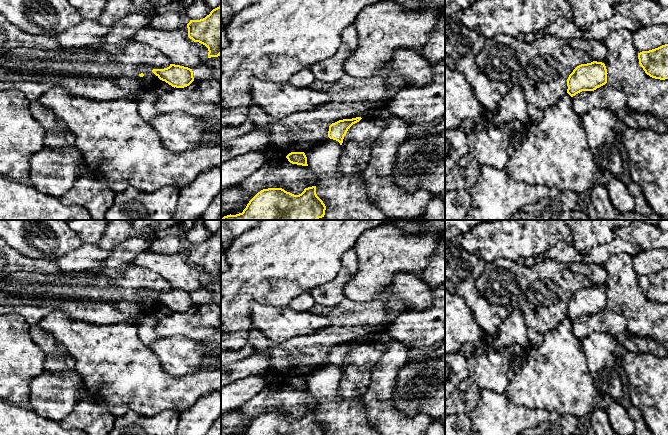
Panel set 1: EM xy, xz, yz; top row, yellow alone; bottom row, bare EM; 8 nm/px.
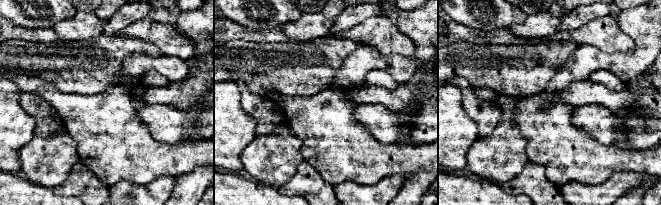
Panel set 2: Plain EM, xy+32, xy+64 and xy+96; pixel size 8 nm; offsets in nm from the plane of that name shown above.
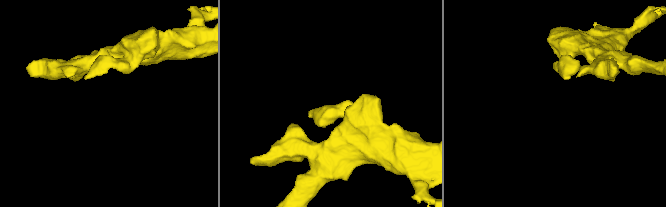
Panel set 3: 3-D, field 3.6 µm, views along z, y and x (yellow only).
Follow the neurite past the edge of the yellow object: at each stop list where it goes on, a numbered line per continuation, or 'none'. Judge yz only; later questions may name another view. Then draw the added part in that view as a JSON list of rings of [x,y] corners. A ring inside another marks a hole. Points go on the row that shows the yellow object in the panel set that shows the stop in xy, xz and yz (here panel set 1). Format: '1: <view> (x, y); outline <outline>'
none

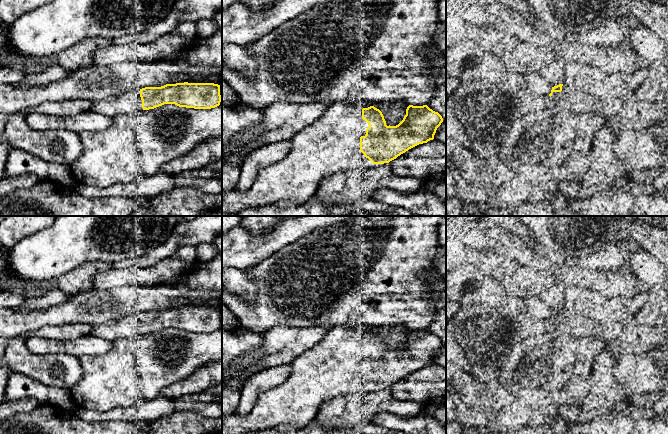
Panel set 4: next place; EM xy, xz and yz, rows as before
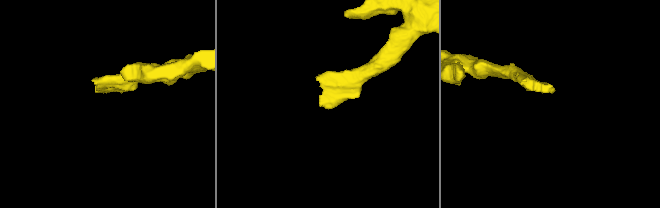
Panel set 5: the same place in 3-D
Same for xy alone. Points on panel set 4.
1: xy (128, 102); outline [[[136,89],[108,97],[104,100],[93,101],[89,111],[114,117],[121,114],[136,113],[142,110],[140,89]]]

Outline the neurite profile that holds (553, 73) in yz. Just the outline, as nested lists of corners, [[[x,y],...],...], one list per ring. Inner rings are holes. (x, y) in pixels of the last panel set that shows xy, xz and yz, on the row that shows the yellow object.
[[[556,58],[540,72],[544,80],[551,86],[557,86],[564,83],[564,61],[562,58]]]

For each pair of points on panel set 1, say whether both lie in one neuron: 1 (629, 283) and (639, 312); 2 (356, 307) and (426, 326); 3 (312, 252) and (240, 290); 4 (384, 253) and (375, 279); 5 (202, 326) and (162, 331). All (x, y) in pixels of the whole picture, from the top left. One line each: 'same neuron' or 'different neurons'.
1: same neuron
2: different neurons
3: same neuron
4: same neuron
5: same neuron

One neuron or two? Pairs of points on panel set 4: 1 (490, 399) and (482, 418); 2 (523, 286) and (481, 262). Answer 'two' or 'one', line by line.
1: two
2: one

